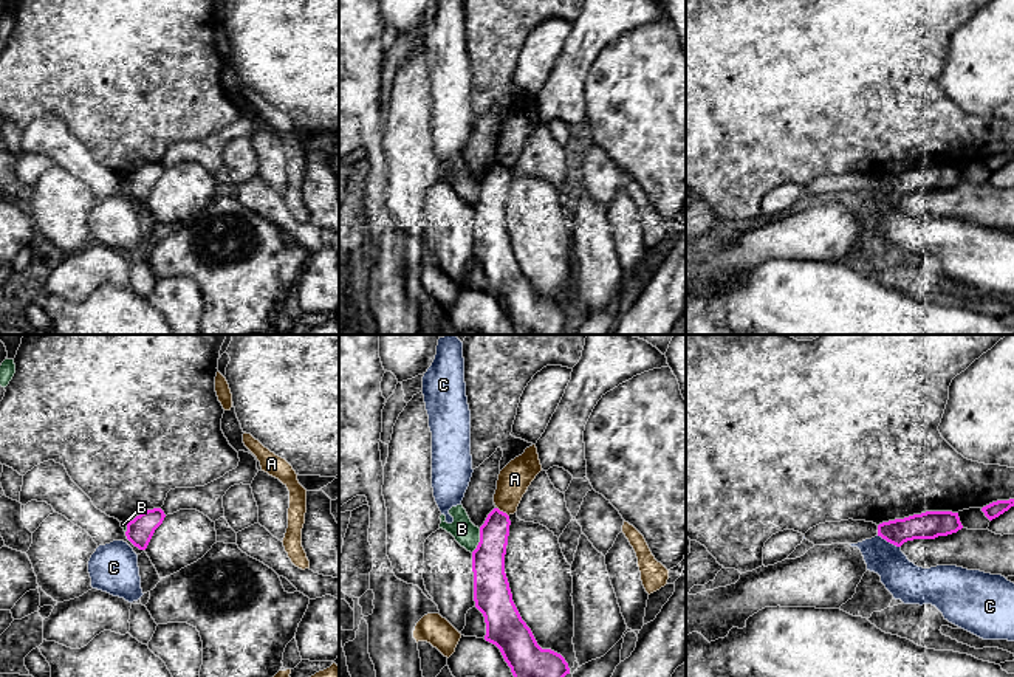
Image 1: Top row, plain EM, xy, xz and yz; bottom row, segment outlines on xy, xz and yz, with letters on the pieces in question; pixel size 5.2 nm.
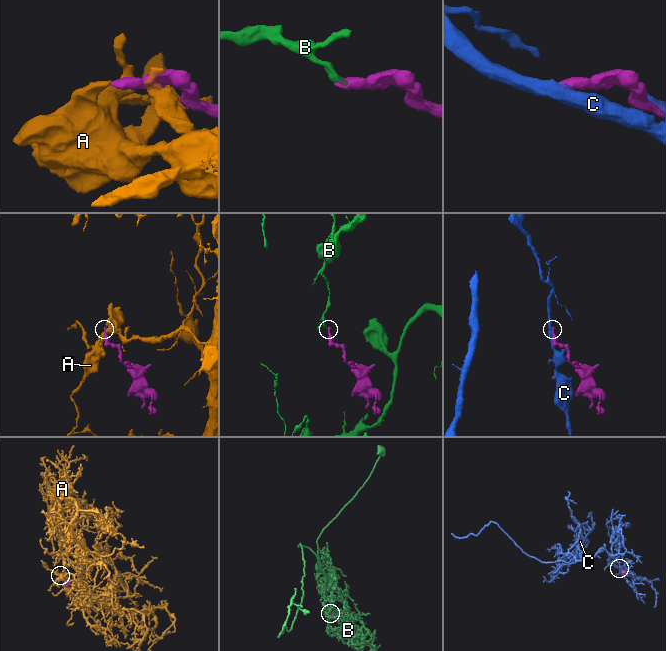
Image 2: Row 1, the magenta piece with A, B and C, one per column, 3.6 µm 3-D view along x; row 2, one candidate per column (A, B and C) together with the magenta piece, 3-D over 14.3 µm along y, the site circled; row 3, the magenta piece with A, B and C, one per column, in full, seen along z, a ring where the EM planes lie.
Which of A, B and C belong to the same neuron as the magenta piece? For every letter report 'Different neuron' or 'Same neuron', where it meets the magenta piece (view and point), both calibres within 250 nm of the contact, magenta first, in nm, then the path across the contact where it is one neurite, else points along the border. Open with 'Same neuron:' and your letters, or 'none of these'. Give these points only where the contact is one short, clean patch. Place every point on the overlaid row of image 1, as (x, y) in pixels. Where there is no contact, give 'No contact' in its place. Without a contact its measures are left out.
Same neuron: none of these
A: Different neuron. Touches magenta at xz (502, 512). Thickness 160 nm (magenta) against 160 nm
B: Different neuron. Touches magenta at xz (480, 541). Thickness 190 nm (magenta) against 120 nm. Boundary: xz (480, 529), (480, 541), (471, 552)
C: Different neuron. Touches magenta at yz (889, 541). Thickness 140 nm (magenta) against 200 nm

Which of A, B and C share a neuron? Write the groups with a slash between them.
A / B / C

